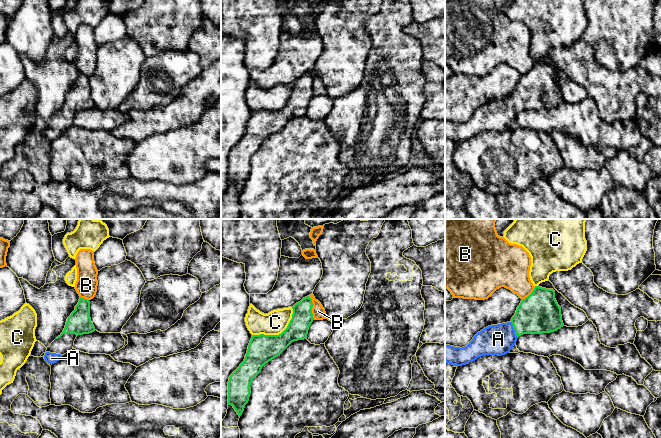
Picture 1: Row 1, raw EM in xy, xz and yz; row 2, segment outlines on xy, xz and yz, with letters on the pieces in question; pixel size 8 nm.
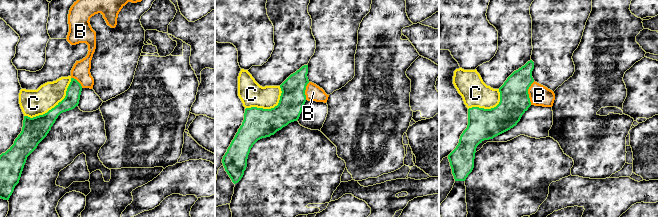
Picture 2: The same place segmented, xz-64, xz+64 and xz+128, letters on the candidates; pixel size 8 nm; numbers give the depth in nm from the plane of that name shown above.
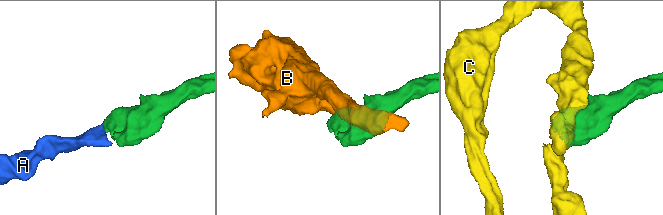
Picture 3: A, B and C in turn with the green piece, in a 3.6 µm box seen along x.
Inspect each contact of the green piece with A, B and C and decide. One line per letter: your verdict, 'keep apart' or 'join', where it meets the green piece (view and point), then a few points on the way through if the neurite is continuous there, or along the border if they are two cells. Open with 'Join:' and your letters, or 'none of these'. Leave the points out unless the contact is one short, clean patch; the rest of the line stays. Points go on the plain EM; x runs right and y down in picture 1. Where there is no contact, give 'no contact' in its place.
Join: A
A: join; meets green in yz at (514, 105); runs through yz (538, 89), (514, 105), (498, 115)
B: keep apart; meets green in xz at (311, 84); border along xz (308, 72), (312, 78), (312, 93), (314, 95)
C: keep apart; meets green in xz at (279, 110)

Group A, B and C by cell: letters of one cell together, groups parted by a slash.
A / B / C

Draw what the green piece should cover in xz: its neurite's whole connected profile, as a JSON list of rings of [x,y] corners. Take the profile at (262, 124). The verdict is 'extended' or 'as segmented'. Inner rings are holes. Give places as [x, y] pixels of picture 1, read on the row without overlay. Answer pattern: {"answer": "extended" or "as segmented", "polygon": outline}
{"answer": "as segmented", "polygon": [[[307,72],[292,83],[292,95],[281,110],[252,111],[244,137],[228,157],[228,181],[233,182],[239,193],[249,177],[250,161],[262,143],[278,133],[292,118],[307,114],[314,96],[312,83],[312,75]]]}

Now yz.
{"answer": "extended", "polygon": [[[535,62],[533,68],[522,75],[510,98],[484,104],[465,123],[445,121],[445,138],[458,143],[469,140],[483,131],[502,132],[510,128],[517,114],[523,110],[551,109],[563,102],[561,84],[555,75],[555,67]]]}

